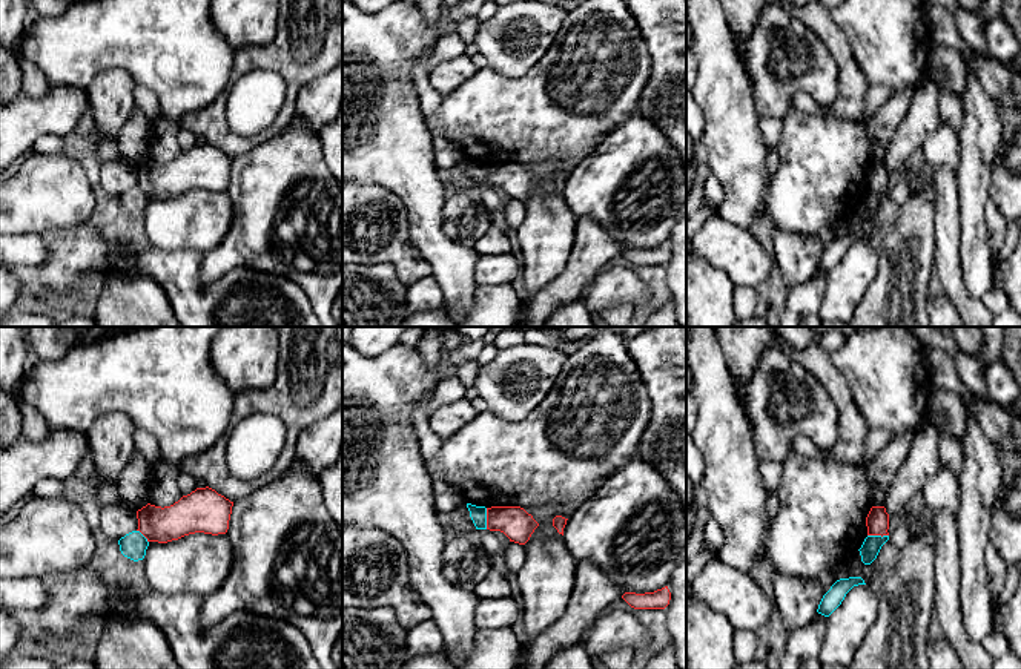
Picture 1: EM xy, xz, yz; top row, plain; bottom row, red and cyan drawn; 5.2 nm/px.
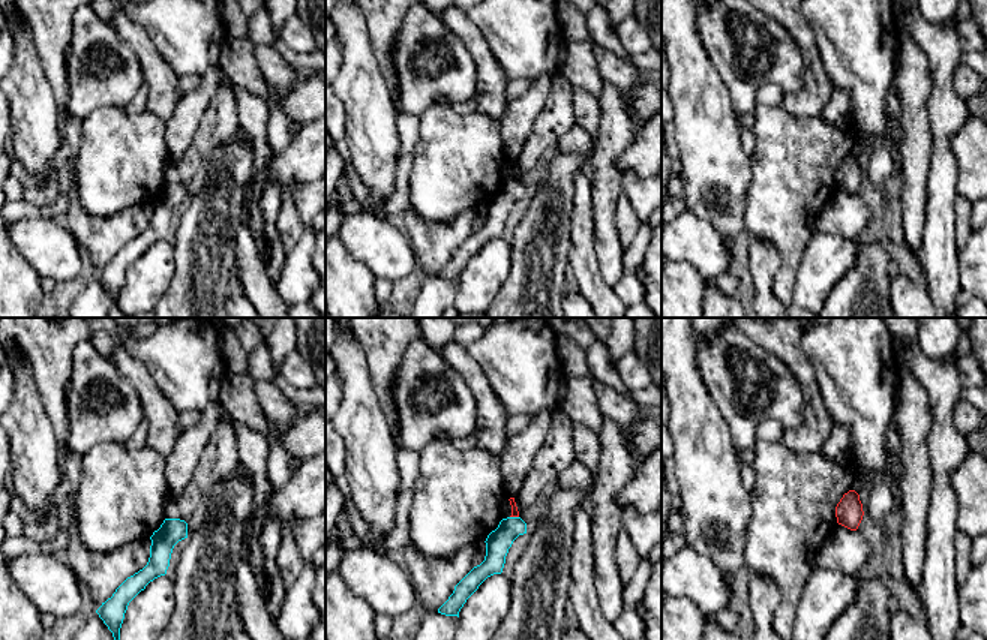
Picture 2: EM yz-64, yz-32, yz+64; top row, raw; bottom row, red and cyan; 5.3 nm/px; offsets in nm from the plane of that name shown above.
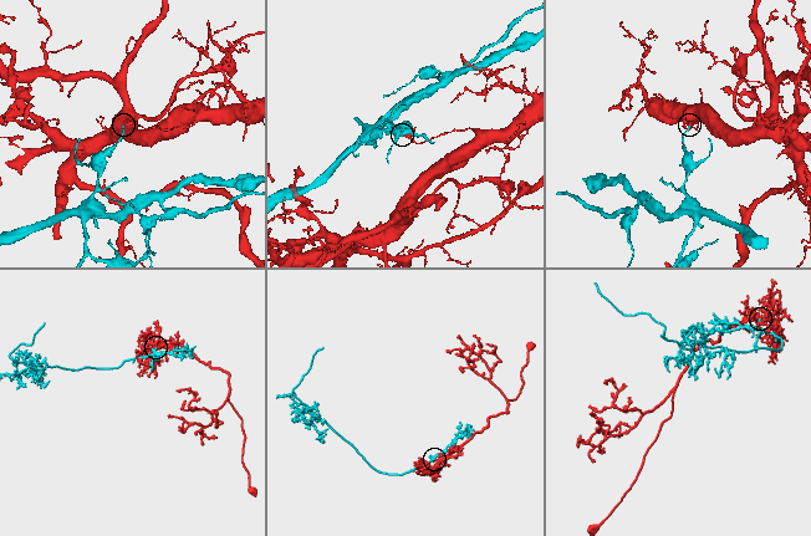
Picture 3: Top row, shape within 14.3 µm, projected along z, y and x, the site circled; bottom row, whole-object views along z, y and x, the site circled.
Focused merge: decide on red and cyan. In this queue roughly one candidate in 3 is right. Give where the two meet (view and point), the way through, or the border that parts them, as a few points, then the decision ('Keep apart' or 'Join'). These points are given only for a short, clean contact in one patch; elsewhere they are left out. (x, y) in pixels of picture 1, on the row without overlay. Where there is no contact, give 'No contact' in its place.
Touches red at xz (487, 175). Boundary: xz (485, 164), (487, 184). Keep apart

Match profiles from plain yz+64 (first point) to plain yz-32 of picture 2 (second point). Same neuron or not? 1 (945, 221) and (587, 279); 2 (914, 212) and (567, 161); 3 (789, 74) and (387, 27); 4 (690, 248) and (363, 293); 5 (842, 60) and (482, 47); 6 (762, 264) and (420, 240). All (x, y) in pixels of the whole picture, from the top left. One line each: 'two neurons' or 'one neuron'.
1: two neurons
2: two neurons
3: two neurons
4: two neurons
5: two neurons
6: one neuron

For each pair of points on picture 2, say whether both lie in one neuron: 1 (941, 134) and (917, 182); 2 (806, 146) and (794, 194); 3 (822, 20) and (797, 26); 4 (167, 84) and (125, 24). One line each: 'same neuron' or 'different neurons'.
1: different neurons
2: same neuron
3: different neurons
4: same neuron

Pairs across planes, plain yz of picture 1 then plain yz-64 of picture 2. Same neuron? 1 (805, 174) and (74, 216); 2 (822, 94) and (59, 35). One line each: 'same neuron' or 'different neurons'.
1: different neurons
2: different neurons

